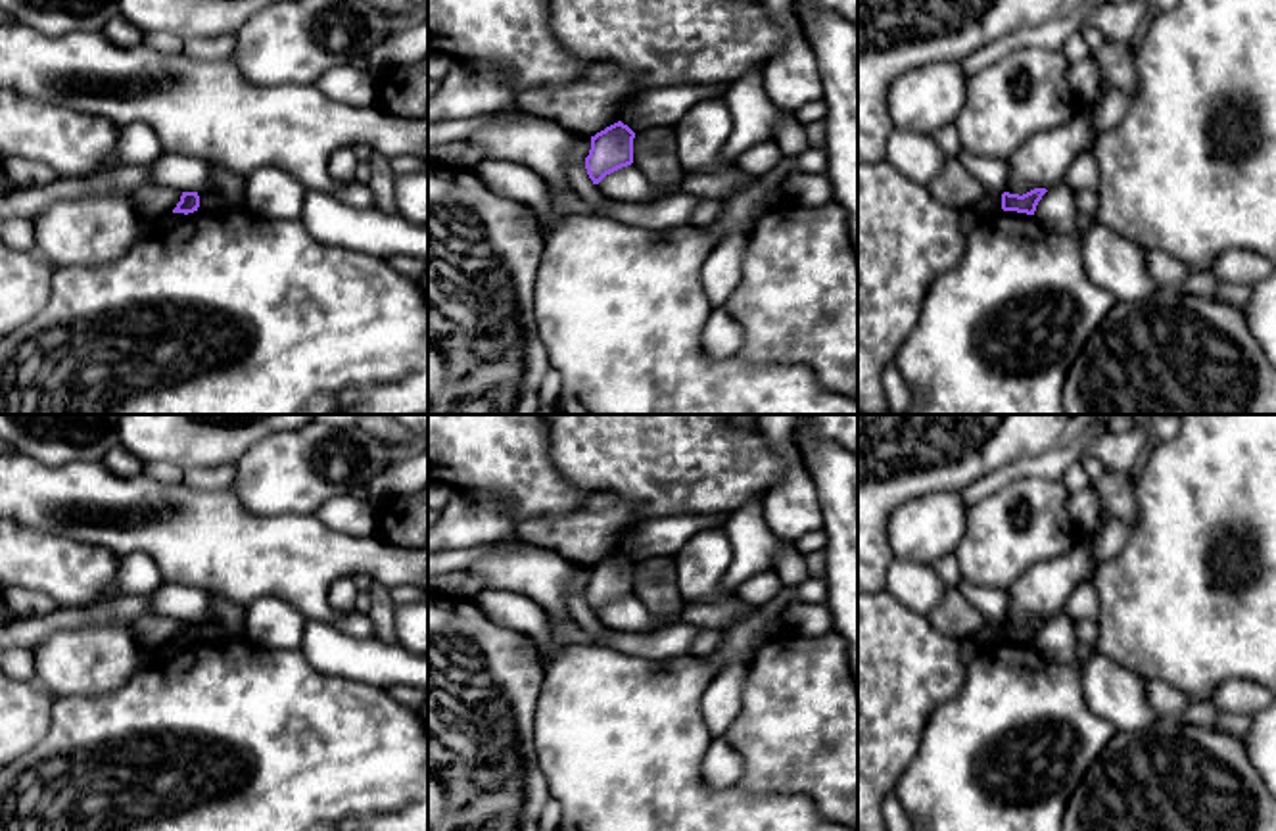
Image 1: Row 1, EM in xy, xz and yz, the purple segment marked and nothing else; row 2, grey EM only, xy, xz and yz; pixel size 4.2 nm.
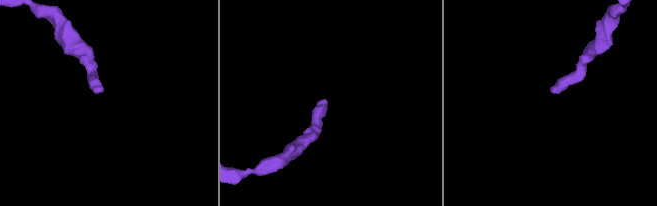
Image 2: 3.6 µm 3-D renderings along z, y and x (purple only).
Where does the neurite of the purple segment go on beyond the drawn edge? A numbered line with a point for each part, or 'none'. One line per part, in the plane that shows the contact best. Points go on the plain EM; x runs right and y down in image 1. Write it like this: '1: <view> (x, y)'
none

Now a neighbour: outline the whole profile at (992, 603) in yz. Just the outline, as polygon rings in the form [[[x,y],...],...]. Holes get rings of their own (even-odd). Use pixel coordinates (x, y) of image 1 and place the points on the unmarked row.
[[[961,580],[957,583],[965,601],[977,608],[988,622],[1005,622],[1009,608],[1009,595],[1004,589],[982,587]]]

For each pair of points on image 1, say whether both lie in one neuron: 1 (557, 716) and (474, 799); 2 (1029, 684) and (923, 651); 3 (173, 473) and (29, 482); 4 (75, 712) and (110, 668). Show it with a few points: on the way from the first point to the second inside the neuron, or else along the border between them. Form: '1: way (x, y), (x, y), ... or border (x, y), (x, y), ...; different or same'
1: border (536, 697), (534, 751), (547, 783); different
2: border (968, 666), (964, 686), (943, 705); different
3: border (142, 473), (162, 482), (183, 480); different
4: border (129, 680), (98, 695), (60, 695), (54, 699); different

